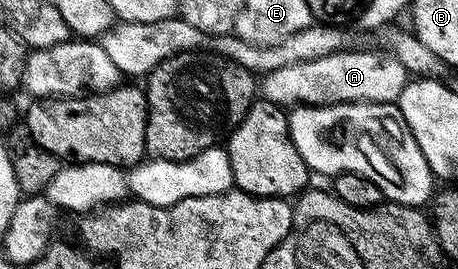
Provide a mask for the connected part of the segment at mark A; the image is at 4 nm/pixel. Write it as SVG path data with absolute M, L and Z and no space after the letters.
M345 48L318 60L306 60L290 64L286 68L269 70L262 78L263 101L273 102L285 108L302 106L337 106L343 102L390 102L399 99L404 87L410 81L408 70L396 59L395 54L380 50L352 50Z

